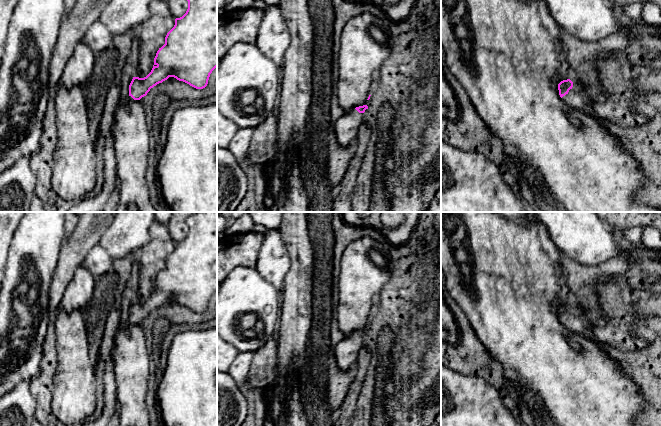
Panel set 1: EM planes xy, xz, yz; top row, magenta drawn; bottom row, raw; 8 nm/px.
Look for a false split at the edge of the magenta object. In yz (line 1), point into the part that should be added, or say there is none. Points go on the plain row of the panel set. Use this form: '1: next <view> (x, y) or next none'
1: next yz (579, 322)

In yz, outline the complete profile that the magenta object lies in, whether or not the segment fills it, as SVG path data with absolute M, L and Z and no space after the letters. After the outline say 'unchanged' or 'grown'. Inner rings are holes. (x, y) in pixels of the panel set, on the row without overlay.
M567 303L558 308L558 314L567 331L594 340L592 333L593 321L591 316L583 309Z | grown

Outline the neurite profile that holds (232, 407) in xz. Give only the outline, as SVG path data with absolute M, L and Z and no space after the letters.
M217 370L217 426L241 426L248 410L241 388L228 373Z

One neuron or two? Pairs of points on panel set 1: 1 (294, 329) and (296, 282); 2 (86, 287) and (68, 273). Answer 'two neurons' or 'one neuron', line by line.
1: one neuron
2: two neurons

